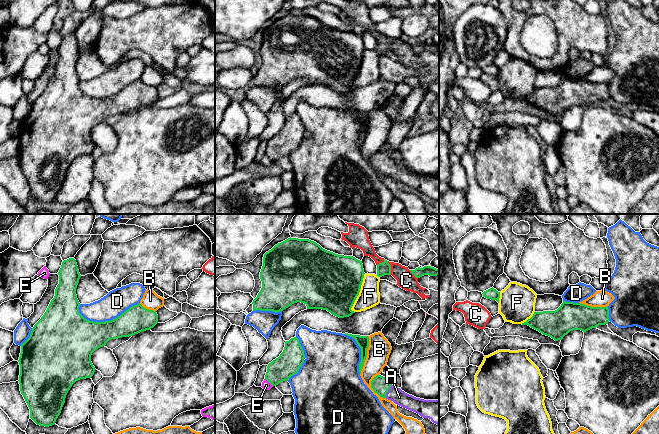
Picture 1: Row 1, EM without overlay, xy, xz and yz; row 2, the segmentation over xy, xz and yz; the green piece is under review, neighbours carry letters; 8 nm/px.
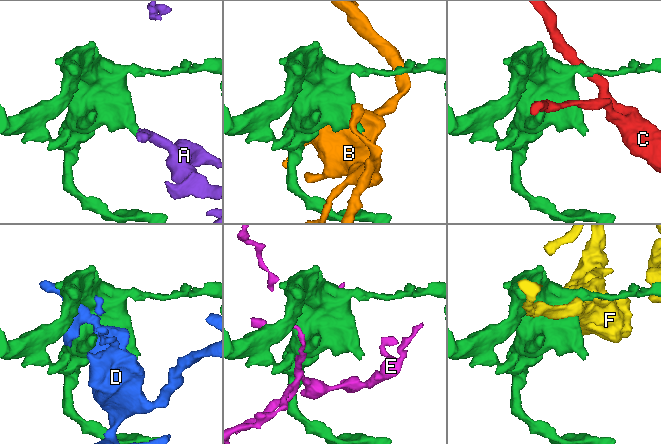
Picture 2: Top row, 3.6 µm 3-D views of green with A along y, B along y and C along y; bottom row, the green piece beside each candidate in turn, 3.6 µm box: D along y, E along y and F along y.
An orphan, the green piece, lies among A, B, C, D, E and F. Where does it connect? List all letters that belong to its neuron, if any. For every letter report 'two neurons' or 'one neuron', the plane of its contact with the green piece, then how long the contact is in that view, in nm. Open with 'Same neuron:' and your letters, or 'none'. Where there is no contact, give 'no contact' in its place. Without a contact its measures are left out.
Same neuron: A
A: one neuron | xz | 120 nm
B: two neurons | xz | 320 nm
C: two neurons | xz | 120 nm
D: two neurons | xy | 500 nm
E: two neurons | xz | 90 nm
F: two neurons | xz | 340 nm

